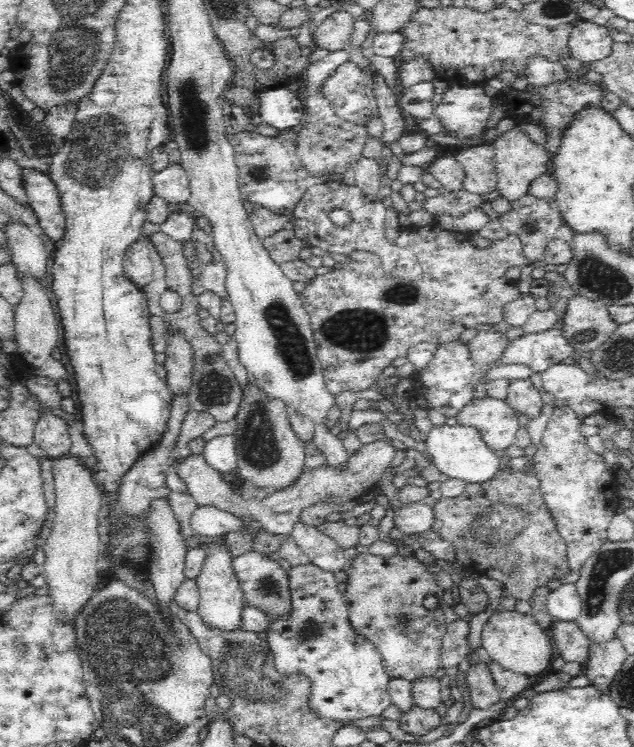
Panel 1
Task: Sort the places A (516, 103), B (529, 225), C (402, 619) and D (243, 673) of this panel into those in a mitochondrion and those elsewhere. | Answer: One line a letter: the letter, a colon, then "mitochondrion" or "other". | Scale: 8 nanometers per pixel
A: other
B: mitochondrion
C: mitochondrion
D: mitochondrion

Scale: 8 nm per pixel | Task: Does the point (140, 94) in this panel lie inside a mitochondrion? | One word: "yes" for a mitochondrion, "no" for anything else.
no

